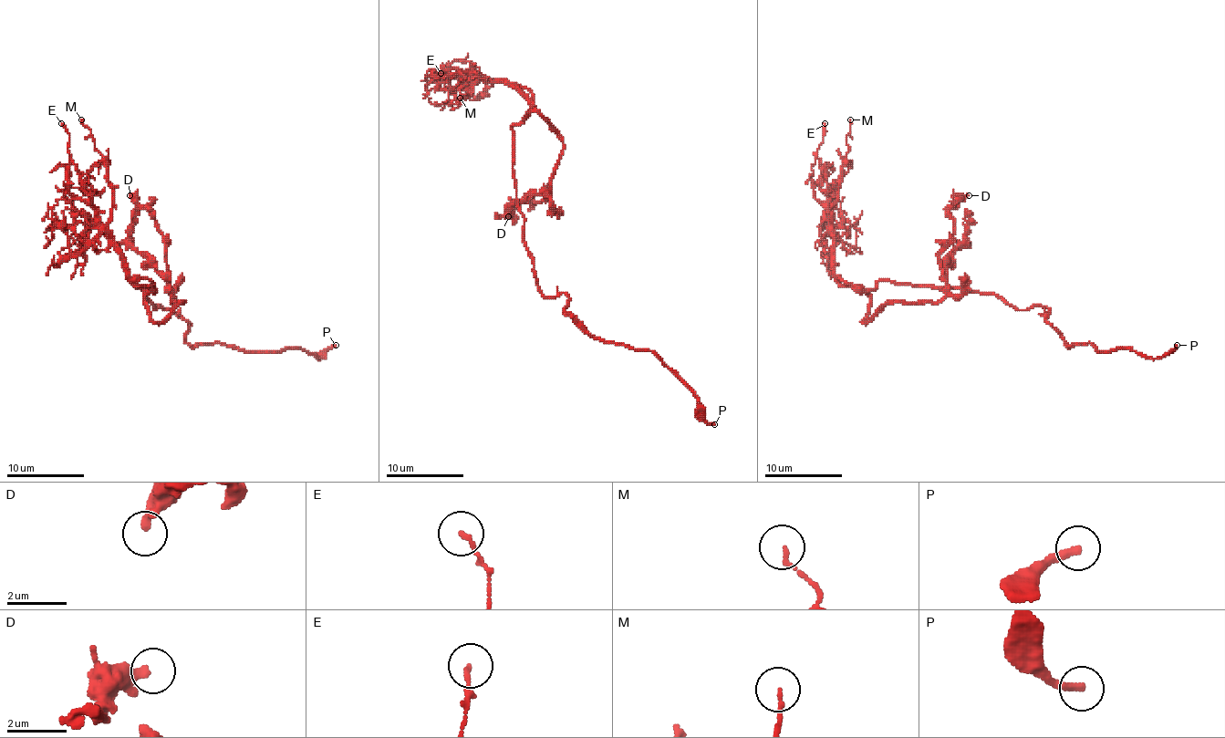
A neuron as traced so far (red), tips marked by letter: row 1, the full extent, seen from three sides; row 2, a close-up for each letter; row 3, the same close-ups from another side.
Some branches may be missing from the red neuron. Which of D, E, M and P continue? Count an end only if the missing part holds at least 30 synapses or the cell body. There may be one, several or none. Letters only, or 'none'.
P

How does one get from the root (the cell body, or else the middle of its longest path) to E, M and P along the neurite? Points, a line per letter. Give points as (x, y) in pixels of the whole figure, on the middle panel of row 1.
E: (518, 205), (513, 127), (524, 119), (530, 100), (508, 82), (483, 80), (468, 61), (454, 59), (441, 73)
M: (518, 205), (513, 127), (524, 119), (530, 100), (516, 87), (493, 80), (485, 92), (460, 98)
P: (518, 205), (537, 288), (545, 296), (563, 293), (569, 298), (565, 312), (592, 335), (648, 348), (714, 424)

